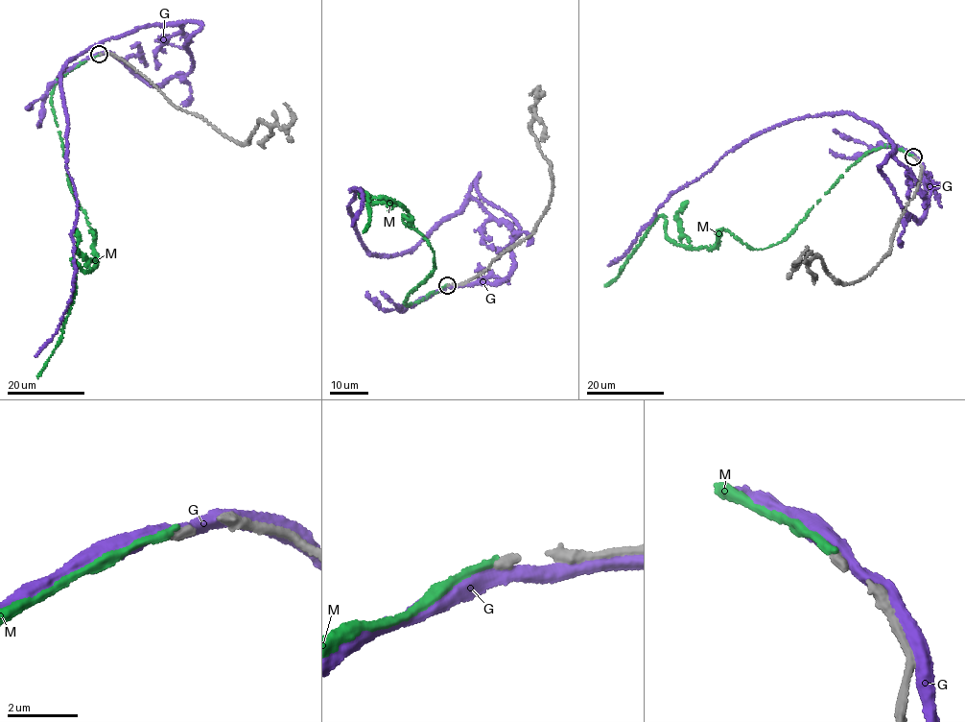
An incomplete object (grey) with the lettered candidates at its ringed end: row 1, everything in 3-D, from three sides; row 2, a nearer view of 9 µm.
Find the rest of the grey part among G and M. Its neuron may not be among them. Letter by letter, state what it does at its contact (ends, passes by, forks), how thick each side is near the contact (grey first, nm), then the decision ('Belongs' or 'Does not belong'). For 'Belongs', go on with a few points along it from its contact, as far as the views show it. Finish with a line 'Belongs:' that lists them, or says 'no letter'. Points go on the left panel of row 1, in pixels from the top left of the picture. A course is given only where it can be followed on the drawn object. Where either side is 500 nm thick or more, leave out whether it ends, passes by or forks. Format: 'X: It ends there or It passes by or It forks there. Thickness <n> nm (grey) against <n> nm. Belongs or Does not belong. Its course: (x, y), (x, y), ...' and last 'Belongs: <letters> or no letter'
G: It passes by. Thickness 240 nm (grey) against 360 nm. Does not belong
M: It ends there. Thickness 240 nm (grey) against 220 nm. Belongs. Its course: (100, 54), (57, 79), (51, 99), (98, 258), (85, 271), (72, 259), (73, 302), (37, 377)
Belongs: M

